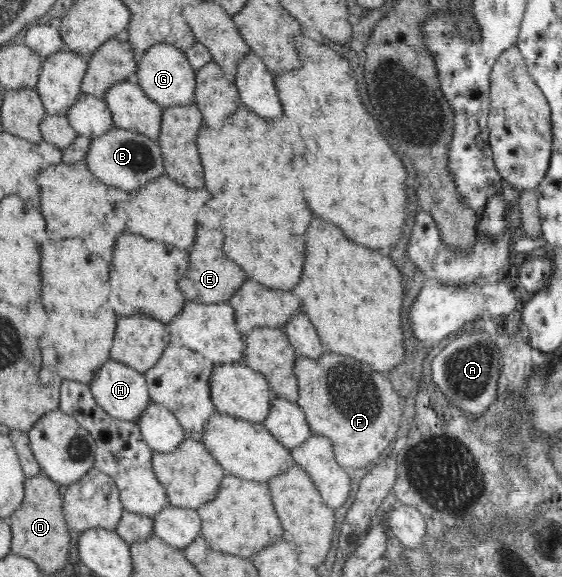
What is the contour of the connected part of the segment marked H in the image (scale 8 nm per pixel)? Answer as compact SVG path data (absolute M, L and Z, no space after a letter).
M112 358L93 372L89 382L89 392L92 393L96 404L100 405L108 415L134 423L137 423L137 418L152 401L148 394L148 385L145 384L144 373Z

